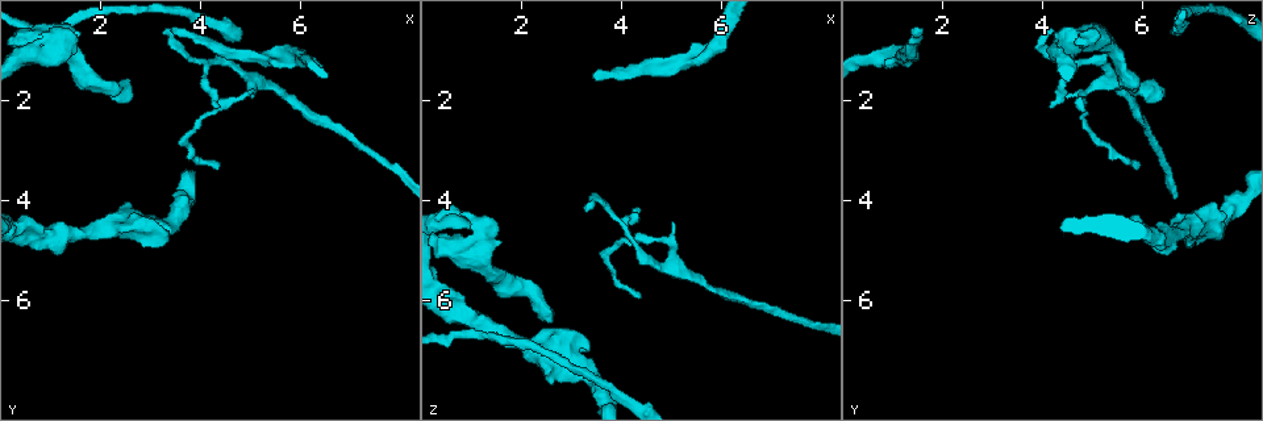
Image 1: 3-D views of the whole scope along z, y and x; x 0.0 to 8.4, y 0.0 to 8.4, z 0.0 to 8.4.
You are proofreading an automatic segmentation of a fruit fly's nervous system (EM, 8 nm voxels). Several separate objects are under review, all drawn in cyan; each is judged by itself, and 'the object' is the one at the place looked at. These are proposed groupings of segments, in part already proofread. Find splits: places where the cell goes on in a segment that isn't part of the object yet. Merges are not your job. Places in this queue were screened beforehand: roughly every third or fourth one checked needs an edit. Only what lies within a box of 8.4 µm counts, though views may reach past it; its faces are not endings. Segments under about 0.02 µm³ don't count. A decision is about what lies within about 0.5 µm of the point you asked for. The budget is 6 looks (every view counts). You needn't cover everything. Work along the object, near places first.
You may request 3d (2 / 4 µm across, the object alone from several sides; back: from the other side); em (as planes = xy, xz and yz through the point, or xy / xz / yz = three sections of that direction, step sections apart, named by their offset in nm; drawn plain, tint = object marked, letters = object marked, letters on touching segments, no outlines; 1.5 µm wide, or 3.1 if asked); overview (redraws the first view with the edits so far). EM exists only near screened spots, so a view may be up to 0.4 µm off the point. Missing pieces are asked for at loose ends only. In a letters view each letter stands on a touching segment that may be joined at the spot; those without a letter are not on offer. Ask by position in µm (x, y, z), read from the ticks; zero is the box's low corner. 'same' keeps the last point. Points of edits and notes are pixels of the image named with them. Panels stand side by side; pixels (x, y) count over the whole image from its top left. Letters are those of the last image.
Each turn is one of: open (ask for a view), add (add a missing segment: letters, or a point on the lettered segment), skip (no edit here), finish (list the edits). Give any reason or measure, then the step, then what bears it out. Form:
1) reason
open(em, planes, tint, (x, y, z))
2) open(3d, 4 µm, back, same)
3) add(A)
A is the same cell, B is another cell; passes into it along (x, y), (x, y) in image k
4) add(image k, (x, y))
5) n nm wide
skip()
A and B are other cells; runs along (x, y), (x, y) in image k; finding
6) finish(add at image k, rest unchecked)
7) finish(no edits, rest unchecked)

end of a long branch
open(3d, 2 µm, (3.50, 0.60, 1.55))

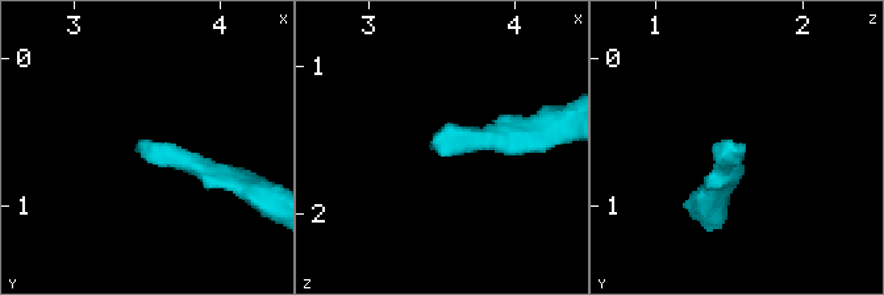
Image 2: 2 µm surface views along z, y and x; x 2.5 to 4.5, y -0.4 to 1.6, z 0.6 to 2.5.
shape alone is not enough
open(em, planes, letters, (3.46, 0.60, 1.56))

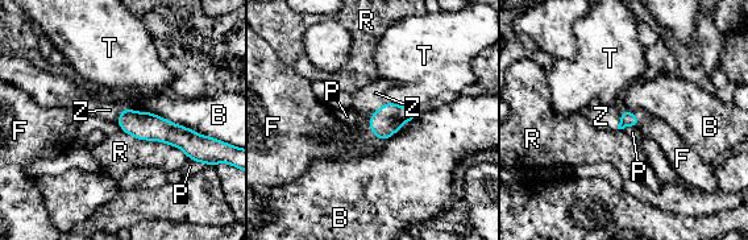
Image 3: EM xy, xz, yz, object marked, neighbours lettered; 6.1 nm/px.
R touches over 460 nm
add(Z)
Z is the same cell, B, F, P, R and T are other cells; passes into it along (387, 120), (375, 111), (365, 102) in image 3; it goes on there

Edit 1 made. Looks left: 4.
free end
open(3d, 4 µm, (4.35, 2.15, 4.10))

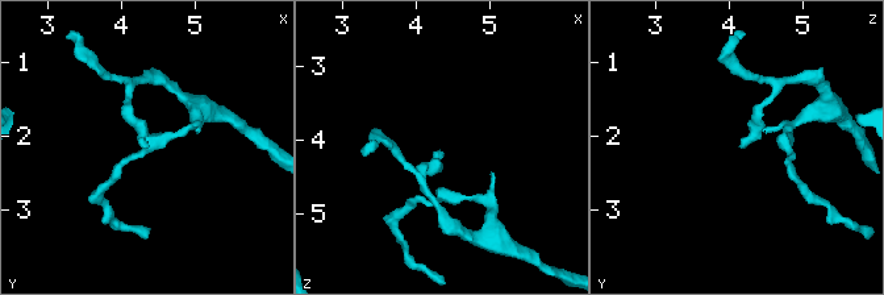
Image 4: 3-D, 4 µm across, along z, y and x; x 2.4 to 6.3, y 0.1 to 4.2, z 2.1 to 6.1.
shape alone is not enough
open(em, planes, letters, (4.35, 2.15, 4.15))

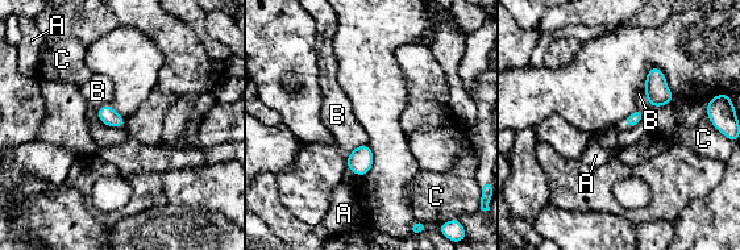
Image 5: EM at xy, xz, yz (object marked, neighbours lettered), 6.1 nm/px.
skip()
A, B and C are other cells; none of them fits

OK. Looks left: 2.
finish(add at image 3, rest unchecked)

